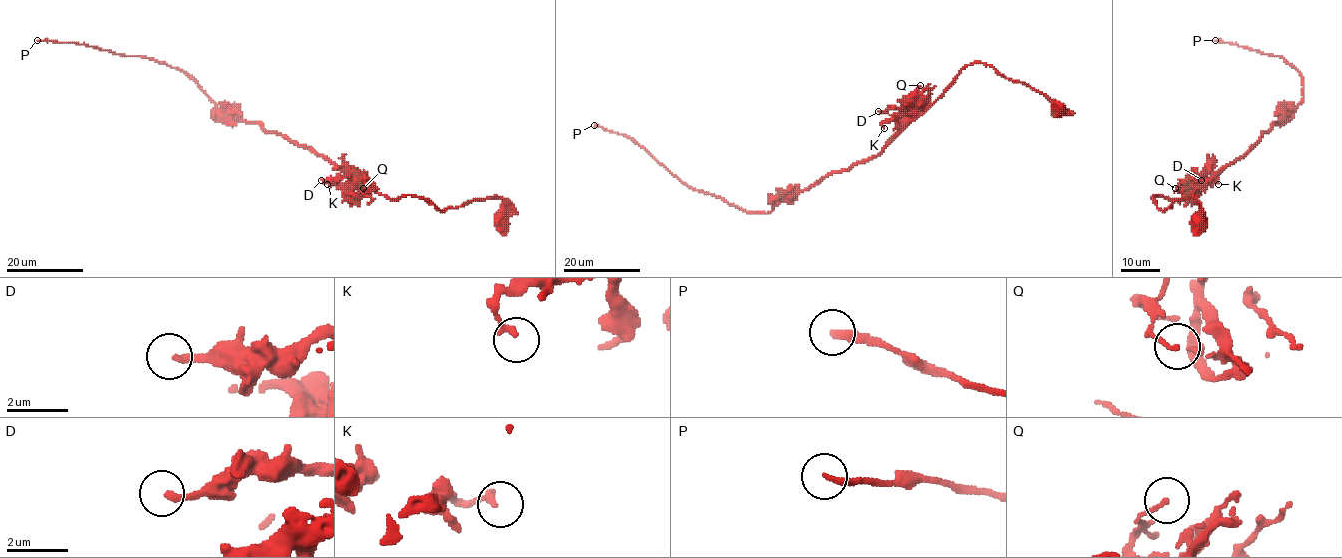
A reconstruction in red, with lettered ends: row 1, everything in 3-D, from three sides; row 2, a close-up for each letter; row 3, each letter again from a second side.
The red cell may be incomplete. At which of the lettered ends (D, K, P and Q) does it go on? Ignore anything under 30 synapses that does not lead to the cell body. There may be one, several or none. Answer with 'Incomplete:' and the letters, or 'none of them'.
Incomplete: P

